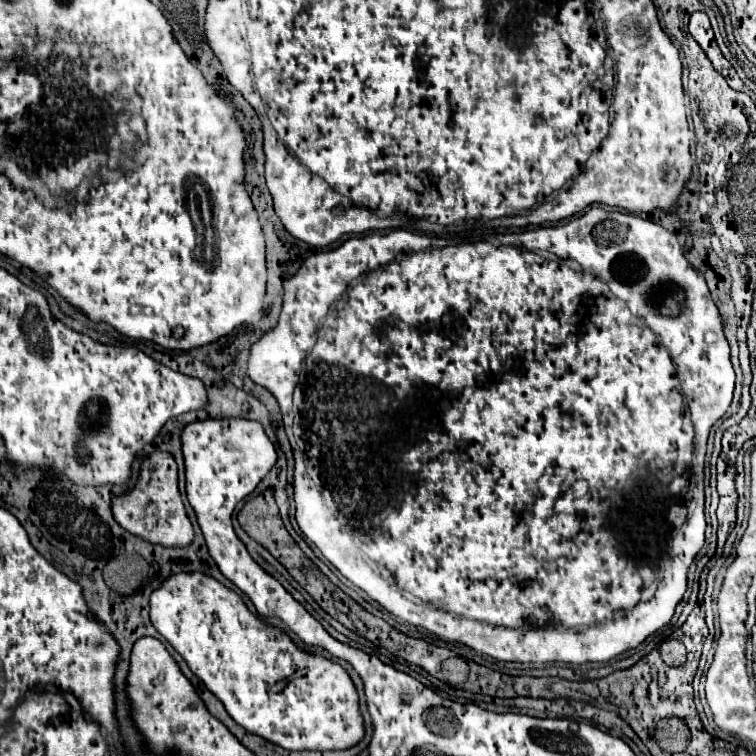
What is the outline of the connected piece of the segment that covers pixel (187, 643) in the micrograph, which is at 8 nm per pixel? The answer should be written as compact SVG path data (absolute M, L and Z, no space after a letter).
M180 572L166 578L158 590L150 594L150 620L160 636L188 662L190 670L204 686L226 706L228 714L248 732L286 750L348 750L364 738L358 692L348 672L338 662L298 648L284 630L262 622L246 608L244 600L234 590L212 576Z

